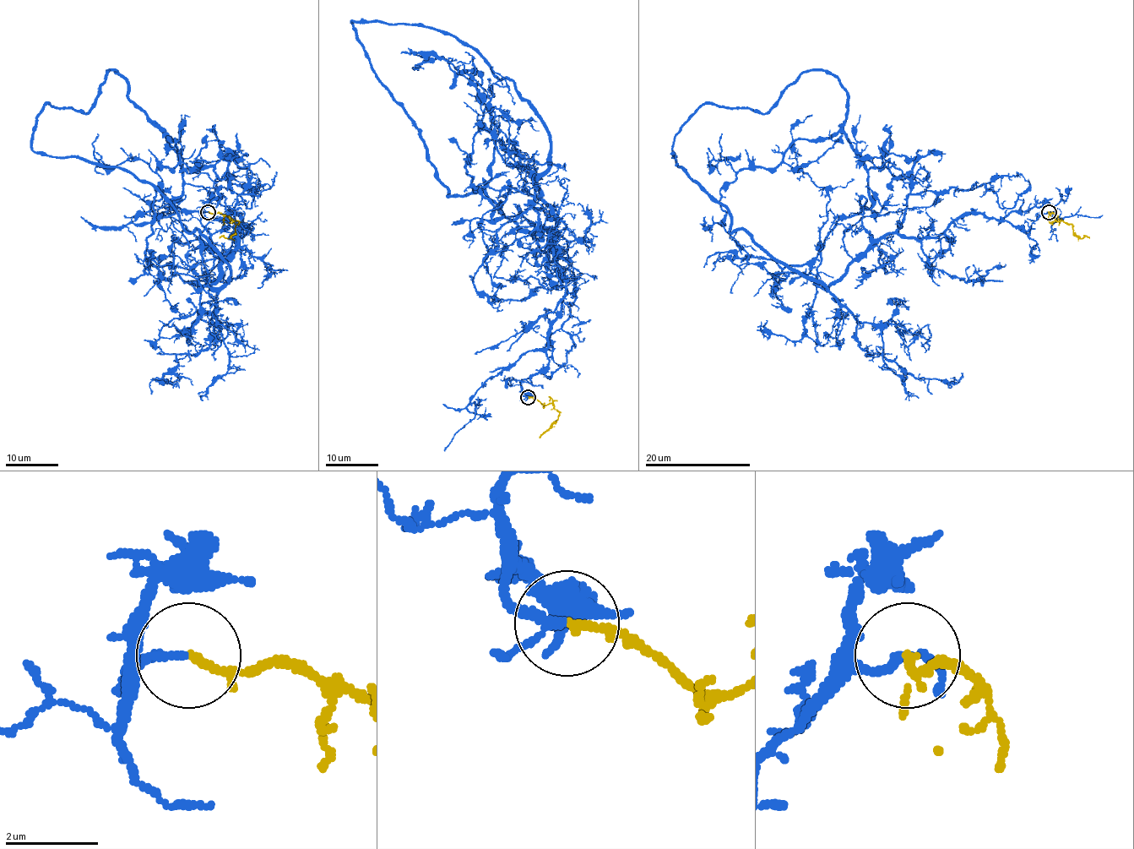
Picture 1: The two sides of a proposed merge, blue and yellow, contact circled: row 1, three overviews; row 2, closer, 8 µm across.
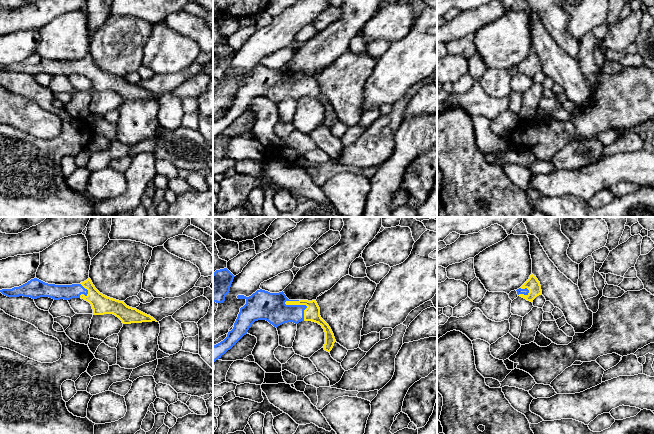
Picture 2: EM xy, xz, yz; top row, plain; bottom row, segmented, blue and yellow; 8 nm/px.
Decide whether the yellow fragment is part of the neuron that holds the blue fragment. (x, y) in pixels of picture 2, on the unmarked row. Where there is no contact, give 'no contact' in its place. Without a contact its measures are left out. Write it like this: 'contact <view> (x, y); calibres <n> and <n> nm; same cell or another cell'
contact xz (301, 81); calibres 220 and 130 nm; same cell

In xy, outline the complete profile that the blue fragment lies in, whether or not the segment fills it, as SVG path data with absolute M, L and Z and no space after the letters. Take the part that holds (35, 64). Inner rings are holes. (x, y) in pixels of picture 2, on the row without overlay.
M34 54L19 63L2 65L0 68L7 73L23 72L32 75L40 73L49 73L54 76L81 74L91 80L94 91L113 90L123 100L156 97L150 91L127 82L124 77L103 71L95 64L90 54L80 60L72 61L48 60Z

